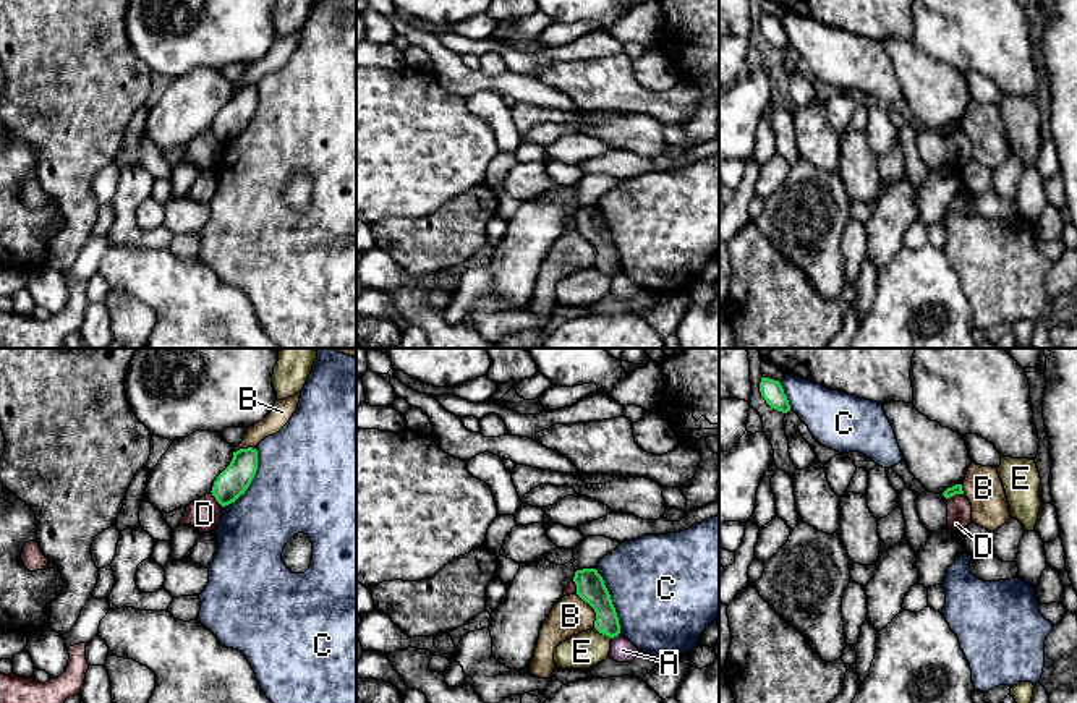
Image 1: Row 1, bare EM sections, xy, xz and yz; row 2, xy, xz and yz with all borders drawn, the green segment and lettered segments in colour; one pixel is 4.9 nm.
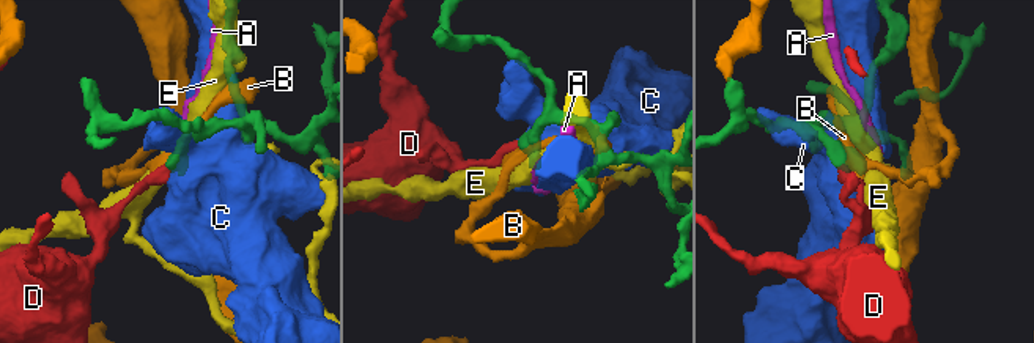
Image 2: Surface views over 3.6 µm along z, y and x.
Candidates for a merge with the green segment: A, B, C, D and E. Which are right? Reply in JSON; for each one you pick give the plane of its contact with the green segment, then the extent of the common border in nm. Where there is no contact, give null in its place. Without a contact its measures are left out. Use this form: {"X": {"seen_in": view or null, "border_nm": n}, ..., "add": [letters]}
{"add": []}

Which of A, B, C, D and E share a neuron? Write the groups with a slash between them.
A / B / C / D / E

